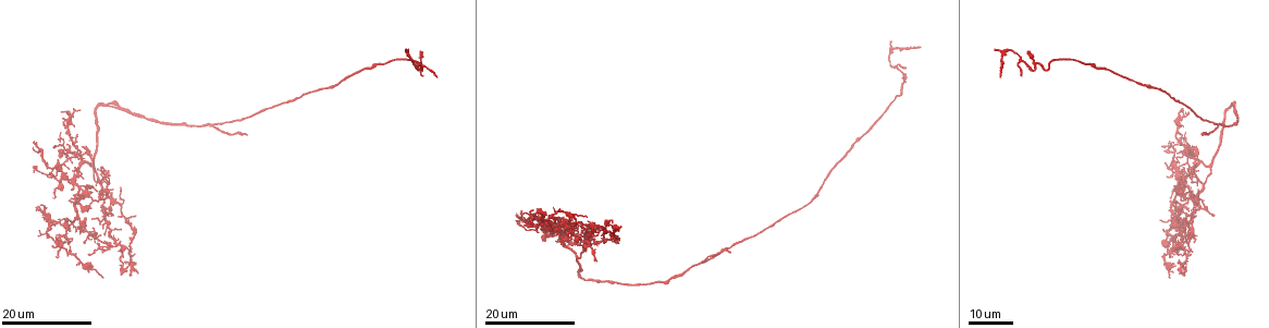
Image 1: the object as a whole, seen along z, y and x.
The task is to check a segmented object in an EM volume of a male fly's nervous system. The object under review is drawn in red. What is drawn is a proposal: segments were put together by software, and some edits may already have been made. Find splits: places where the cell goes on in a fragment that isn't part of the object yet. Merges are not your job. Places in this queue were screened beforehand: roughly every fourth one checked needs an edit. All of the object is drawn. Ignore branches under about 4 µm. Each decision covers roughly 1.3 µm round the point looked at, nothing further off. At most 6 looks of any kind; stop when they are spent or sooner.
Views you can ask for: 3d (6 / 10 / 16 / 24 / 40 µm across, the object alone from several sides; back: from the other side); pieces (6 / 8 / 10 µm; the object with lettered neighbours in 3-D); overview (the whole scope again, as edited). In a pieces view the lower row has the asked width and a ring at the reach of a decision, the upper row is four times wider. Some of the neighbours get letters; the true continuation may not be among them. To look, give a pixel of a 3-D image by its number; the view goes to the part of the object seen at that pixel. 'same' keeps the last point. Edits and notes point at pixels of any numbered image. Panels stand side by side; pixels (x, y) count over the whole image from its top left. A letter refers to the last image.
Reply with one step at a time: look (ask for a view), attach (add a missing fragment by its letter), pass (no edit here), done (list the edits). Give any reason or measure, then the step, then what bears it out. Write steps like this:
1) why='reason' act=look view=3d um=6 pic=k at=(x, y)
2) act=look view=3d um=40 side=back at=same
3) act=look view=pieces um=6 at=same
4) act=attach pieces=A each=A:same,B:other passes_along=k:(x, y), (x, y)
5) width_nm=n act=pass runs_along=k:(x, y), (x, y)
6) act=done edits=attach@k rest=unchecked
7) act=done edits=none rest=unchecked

why='free end' act=look view=3d um=16 pic=1 at=(1021, 74)

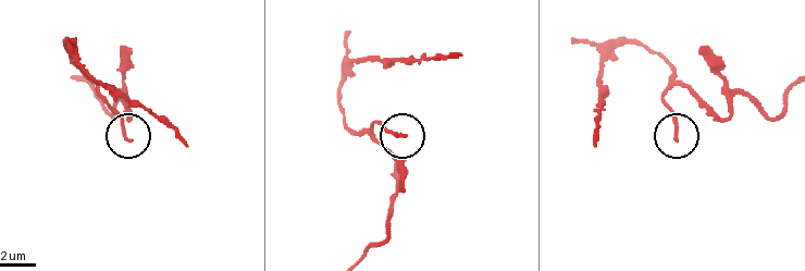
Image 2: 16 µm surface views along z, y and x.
why='see the neighbours' act=look view=pieces um=8 pic=2 at=(404, 135)

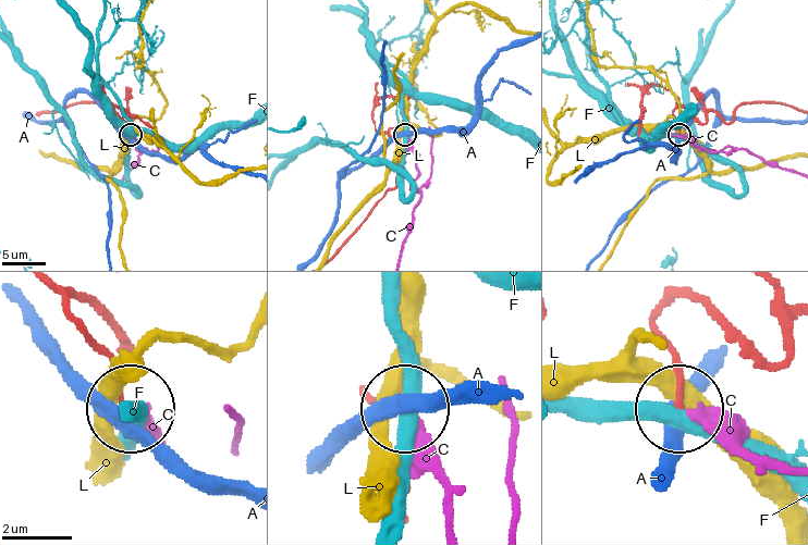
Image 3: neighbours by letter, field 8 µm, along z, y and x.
act=pass each=A:other,C:other,F:other,L:other runs_along=3:(798, 321), (772, 364), (694, 300), (666, 304), (675, 406) found='none of them fits'

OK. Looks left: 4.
why='branch stops here' act=look view=3d um=24 pic=1 at=(890, 43)

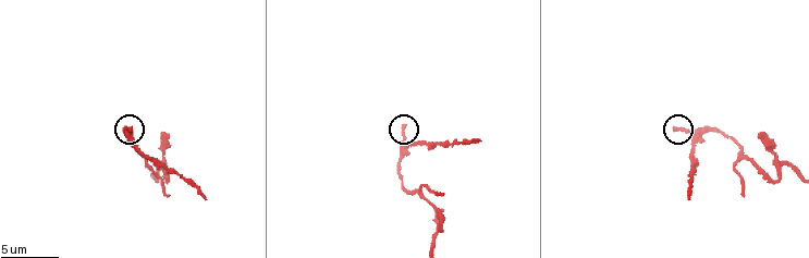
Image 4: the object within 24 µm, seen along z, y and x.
why='what lies round it' act=look view=pieces um=6 pic=4 at=(677, 128)

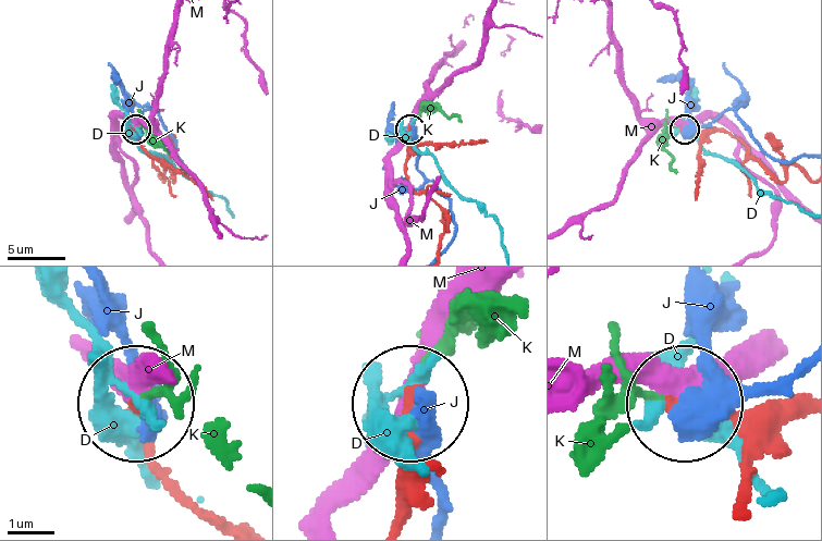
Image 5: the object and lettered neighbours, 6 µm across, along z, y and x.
act=attach pieces=K each=D:other,J:other,K:same,M:other passes_along=5:(796, 415), (636, 398), (605, 426) found='the cell continues'

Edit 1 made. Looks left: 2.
why='thin end' act=look view=3d um=24 pic=1 at=(1205, 134)

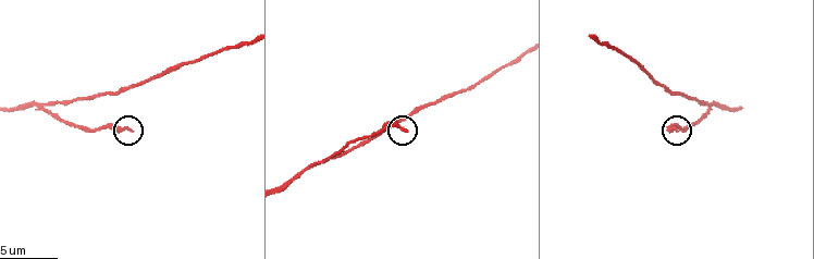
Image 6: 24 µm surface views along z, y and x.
act=look view=pieces um=6 pic=6 at=(132, 131)

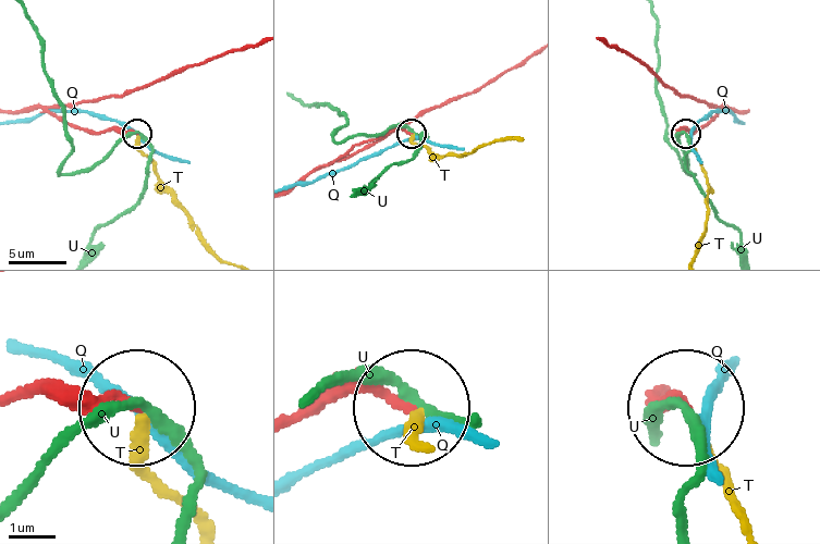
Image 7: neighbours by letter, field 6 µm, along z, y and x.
act=attach pieces=T each=Q:other,T:same,U:other passes_along=7:(108, 131), (137, 133), (141, 150), (172, 200), (215, 252) found='the cell continues'

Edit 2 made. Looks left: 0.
act=done edits=attach@5,attach@7 rest=unchecked

